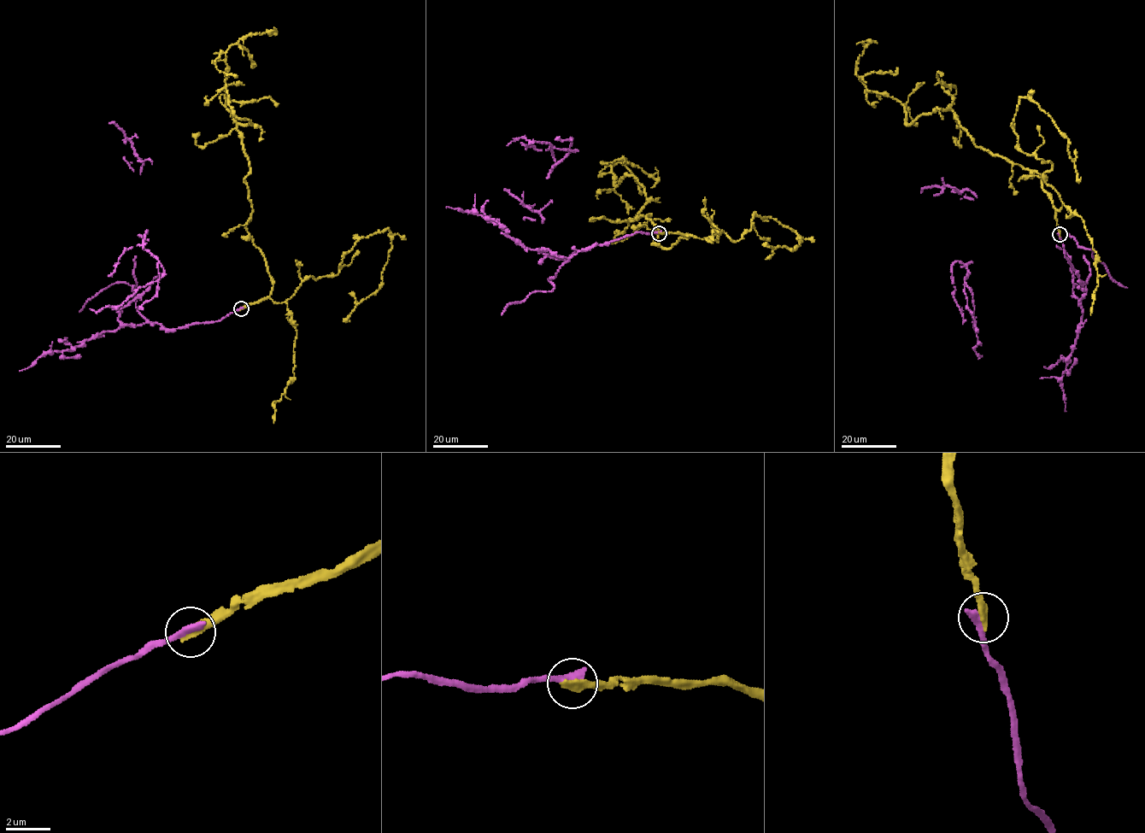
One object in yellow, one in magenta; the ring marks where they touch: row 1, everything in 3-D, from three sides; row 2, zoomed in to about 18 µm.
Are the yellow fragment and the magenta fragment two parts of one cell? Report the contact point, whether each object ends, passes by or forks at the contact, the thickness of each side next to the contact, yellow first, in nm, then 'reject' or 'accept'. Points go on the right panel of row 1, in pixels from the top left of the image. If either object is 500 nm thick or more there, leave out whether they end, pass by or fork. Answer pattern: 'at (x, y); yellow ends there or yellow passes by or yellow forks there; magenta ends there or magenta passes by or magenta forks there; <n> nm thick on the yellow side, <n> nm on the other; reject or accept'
at (1059, 234); yellow ends there; magenta ends there; 440 nm thick on the yellow side, 380 nm on the other; reject

